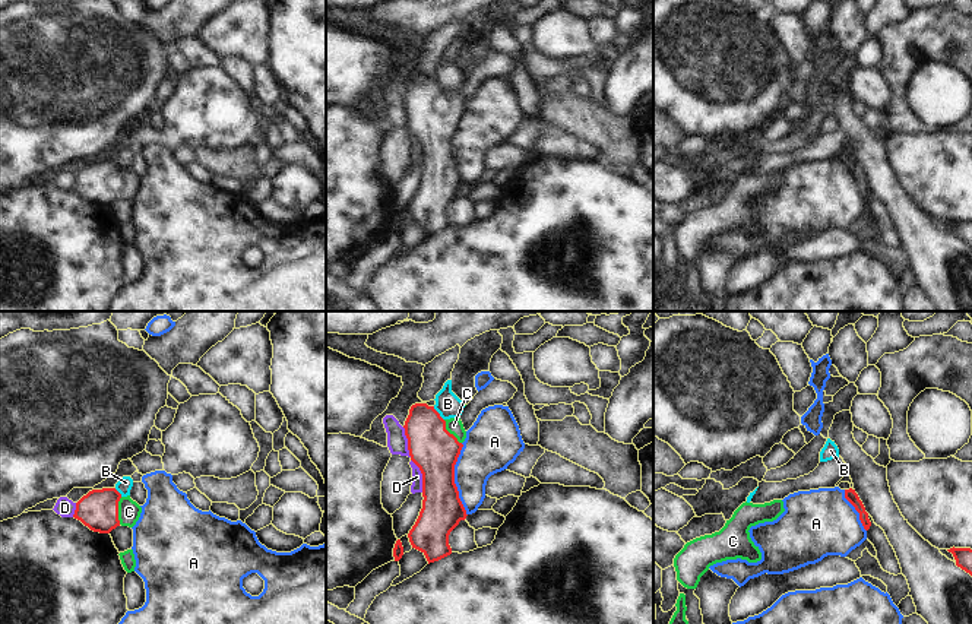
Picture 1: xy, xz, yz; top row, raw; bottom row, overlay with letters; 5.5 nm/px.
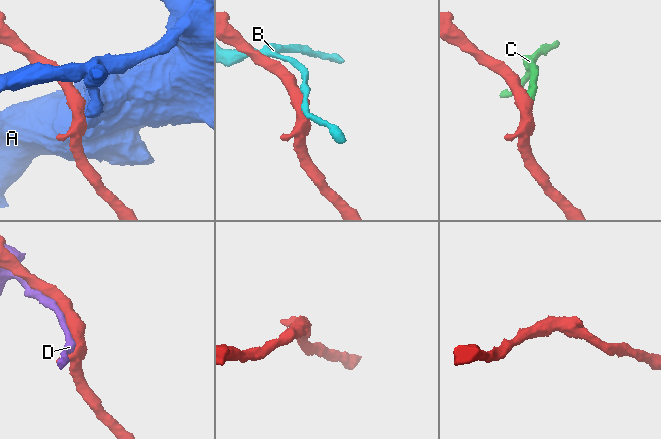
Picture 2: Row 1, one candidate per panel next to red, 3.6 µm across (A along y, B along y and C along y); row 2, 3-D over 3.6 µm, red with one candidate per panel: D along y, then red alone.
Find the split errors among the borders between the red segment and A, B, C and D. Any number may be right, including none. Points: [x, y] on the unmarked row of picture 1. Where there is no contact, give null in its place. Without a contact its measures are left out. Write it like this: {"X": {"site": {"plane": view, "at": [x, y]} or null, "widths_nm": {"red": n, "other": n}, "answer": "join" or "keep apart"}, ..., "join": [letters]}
{"A": {"site": {"plane": "xz", "at": [453, 152]}, "widths_nm": {"red": 260, "other": 280}, "answer": "keep apart"}, "B": {"site": {"plane": "xz", "at": [439, 86]}, "widths_nm": {"red": 260, "other": 140}, "answer": "keep apart"}, "C": {"site": {"plane": "xy", "at": [117, 183]}, "widths_nm": {"red": 220, "other": 130}, "answer": "join"}, "D": {"site": {"plane": "xz", "at": [423, 148]}, "widths_nm": {"red": 260, "other": 60}, "answer": "keep apart"}, "join": ["C"]}

